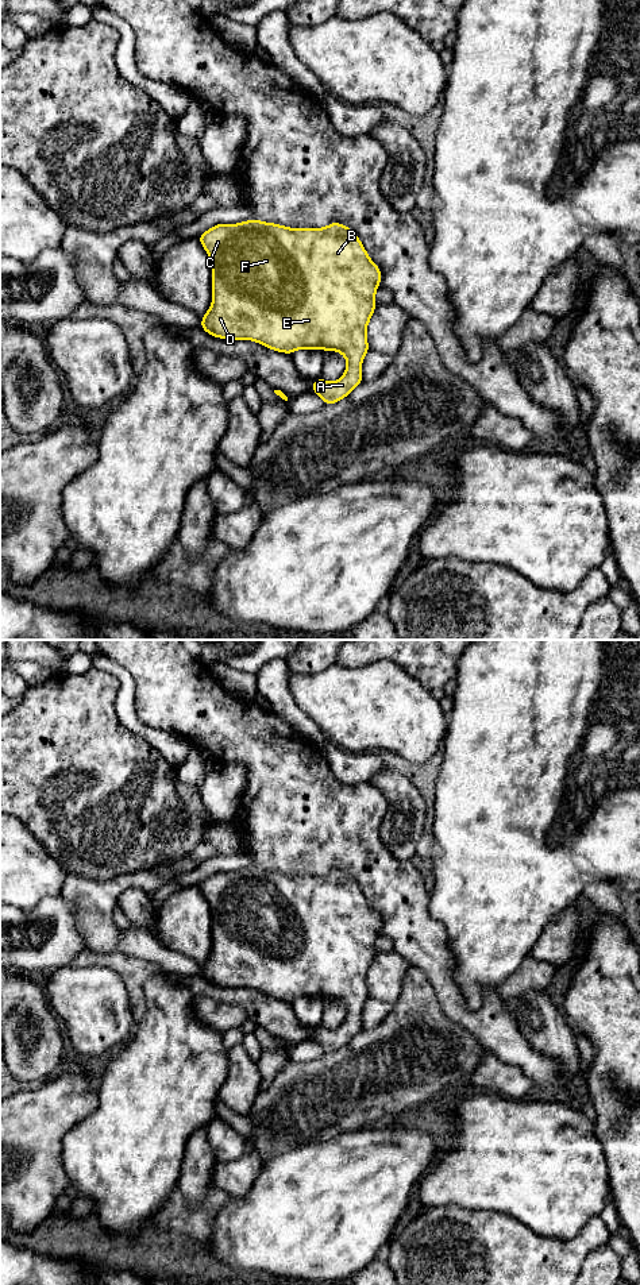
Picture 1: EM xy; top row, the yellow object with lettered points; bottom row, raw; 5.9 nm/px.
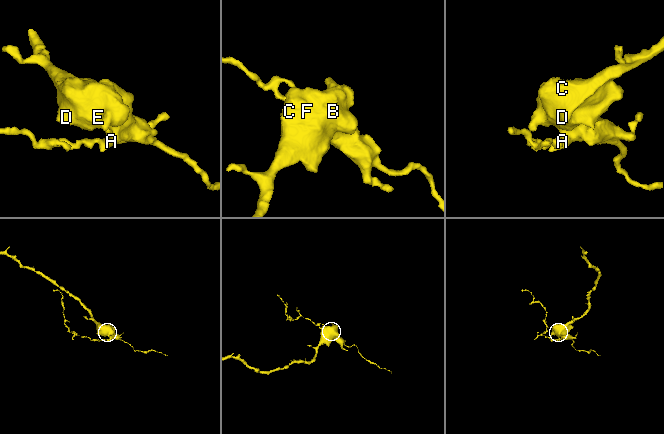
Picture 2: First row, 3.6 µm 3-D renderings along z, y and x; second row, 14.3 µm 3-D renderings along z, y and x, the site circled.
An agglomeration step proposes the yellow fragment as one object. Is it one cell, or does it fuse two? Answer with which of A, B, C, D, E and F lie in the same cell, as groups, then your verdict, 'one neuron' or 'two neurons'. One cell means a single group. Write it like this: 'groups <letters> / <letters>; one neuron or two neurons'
groups A B C D E F; one neuron

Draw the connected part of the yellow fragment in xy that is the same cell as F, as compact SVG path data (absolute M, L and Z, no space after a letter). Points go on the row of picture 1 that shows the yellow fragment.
M251 219L236 224L219 223L197 239L209 255L212 269L212 304L201 317L201 329L213 337L252 340L288 355L301 348L340 352L348 363L344 374L335 382L319 378L312 383L312 393L325 405L342 401L363 382L362 362L370 351L366 329L378 305L375 292L382 273L351 228L338 221L324 228L289 228Z

